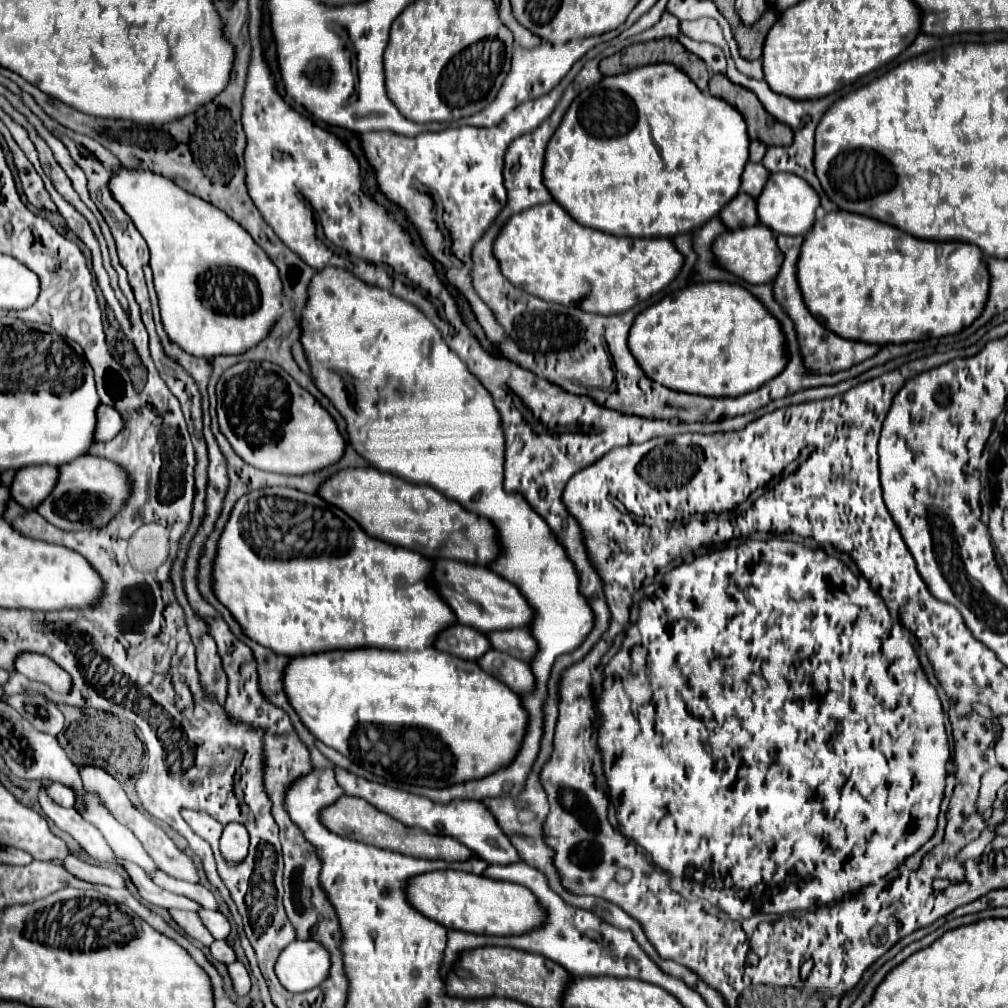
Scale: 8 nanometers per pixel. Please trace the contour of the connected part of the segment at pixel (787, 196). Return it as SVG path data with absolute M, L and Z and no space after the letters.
M772 173L770 179L766 181L762 195L758 197L760 221L774 233L784 235L806 235L814 225L818 207L820 207L818 193L802 177L790 173Z

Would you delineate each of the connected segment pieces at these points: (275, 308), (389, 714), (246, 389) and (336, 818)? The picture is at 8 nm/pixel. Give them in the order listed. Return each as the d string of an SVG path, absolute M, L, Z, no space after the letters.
M122 169L110 181L114 199L126 207L136 229L150 247L150 267L154 273L154 287L160 301L160 315L166 333L190 355L214 359L218 355L240 355L256 347L282 315L282 281L278 267L270 261L266 251L254 243L252 235L224 211L194 197L174 185L168 177L150 171Z
M360 647L360 649L350 651L328 651L293 657L290 667L286 667L286 693L290 695L290 703L292 703L292 707L296 707L300 719L306 723L306 727L310 727L312 735L316 739L320 739L322 743L326 743L328 747L334 747L344 757L354 759L354 763L360 763L368 771L374 771L374 775L386 777L390 781L402 781L402 783L410 783L410 785L424 785L424 787L436 787L436 789L460 785L460 783L474 781L474 779L484 779L500 769L506 769L516 759L516 755L522 747L524 735L526 735L526 727L528 727L528 713L526 713L524 705L520 703L520 697L514 691L510 691L502 681L484 673L478 663L456 659L454 655L446 655L434 647L405 651Z
M240 361L224 371L216 393L220 431L252 467L280 475L308 475L344 457L346 441L332 415L282 367L270 361Z
M344 795L342 799L338 799L338 803L330 805L326 811L322 811L322 823L326 823L326 827L330 827L336 835L342 835L342 837L366 843L366 845L374 845L380 849L390 849L390 851L396 851L402 855L418 857L418 859L442 859L442 861L452 863L452 861L468 861L468 859L476 857L468 847L458 843L454 837L432 835L432 833L426 833L416 827L406 827L404 823L378 811L374 805L370 805L368 801L364 801L360 797Z

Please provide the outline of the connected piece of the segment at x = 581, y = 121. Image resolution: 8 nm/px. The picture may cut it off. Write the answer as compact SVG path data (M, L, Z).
M654 63L654 65L632 69L622 75L604 77L598 85L588 87L572 101L560 127L556 129L556 133L552 135L552 139L548 143L546 163L544 163L544 185L552 193L554 201L558 201L580 225L608 231L612 235L672 239L680 233L690 233L690 231L700 229L704 223L708 223L712 217L716 217L722 211L722 207L726 207L738 195L740 185L742 185L742 173L748 163L748 155L750 155L750 139L748 139L748 131L746 131L746 121L736 107L732 107L724 99L702 93L694 85L694 81L678 67L674 67L670 63Z

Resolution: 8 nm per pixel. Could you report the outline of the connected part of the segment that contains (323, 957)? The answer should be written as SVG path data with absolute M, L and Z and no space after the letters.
M294 941L282 951L276 975L288 991L310 991L330 973L330 953L318 941Z

